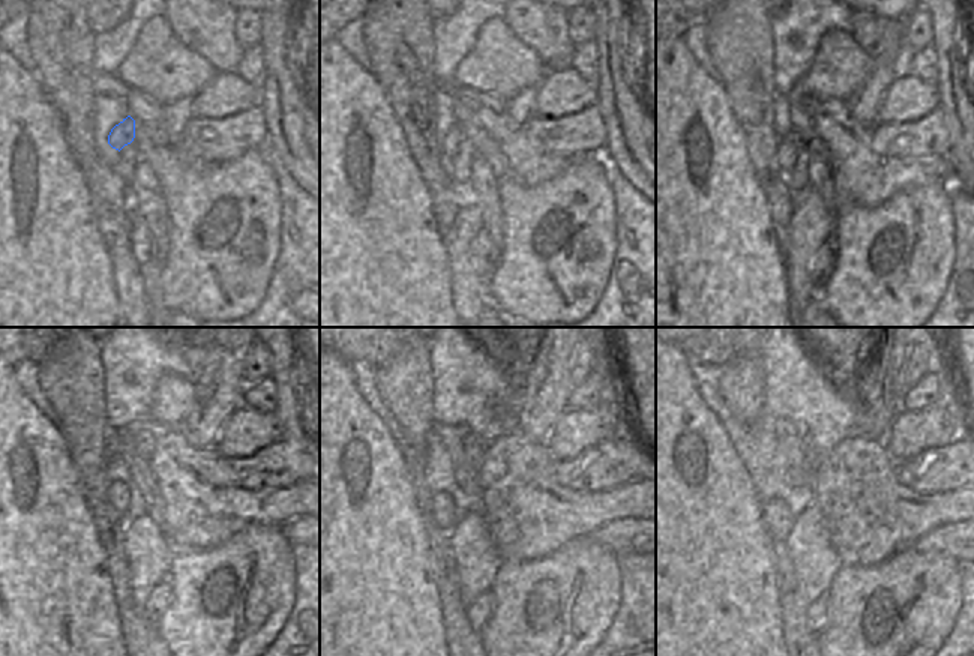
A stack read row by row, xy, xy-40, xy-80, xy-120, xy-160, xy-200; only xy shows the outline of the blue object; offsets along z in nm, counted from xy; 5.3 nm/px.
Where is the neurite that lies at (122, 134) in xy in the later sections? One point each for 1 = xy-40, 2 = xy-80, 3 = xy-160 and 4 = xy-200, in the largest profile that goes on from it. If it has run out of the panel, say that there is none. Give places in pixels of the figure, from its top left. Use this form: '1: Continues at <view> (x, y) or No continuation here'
1: Continues at xy-40 (450, 144)
2: Continues at xy-80 (787, 152)
3: Continues at xy-160 (441, 509)
4: Continues at xy-200 (776, 514)

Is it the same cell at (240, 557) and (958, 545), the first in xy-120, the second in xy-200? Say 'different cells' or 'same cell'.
different cells

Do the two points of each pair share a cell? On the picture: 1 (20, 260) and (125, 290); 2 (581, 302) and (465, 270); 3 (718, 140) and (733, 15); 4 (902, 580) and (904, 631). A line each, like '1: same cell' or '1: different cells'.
1: different cells
2: different cells
3: different cells
4: same cell

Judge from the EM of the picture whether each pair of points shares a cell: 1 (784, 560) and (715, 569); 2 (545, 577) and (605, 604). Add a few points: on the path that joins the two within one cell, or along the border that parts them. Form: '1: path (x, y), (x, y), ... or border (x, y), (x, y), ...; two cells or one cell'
1: border (770, 542), (776, 565), (776, 598); two cells
2: path (560, 592), (568, 599), (590, 602); one cell

